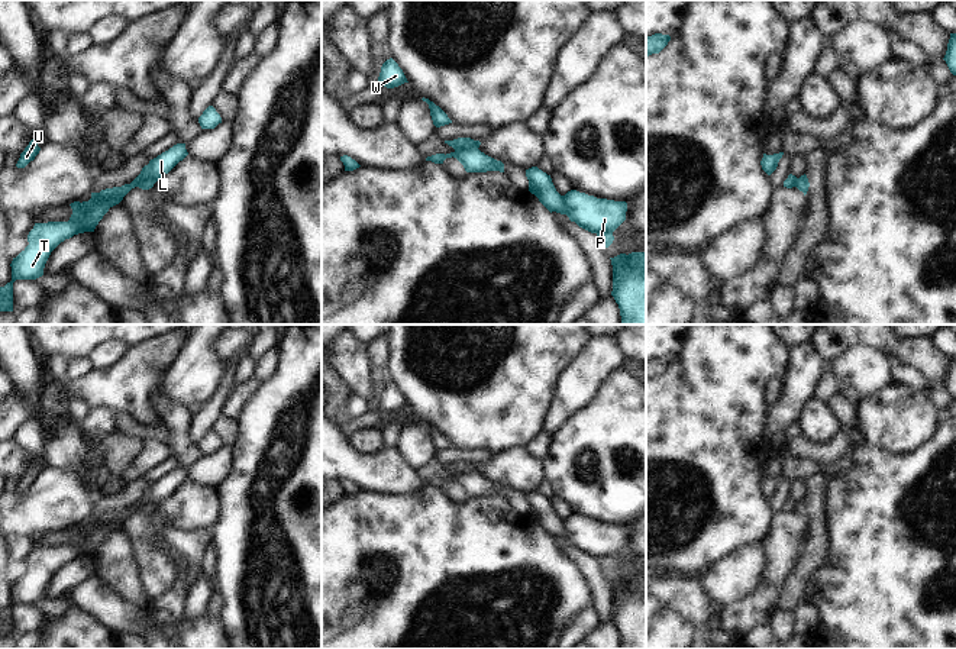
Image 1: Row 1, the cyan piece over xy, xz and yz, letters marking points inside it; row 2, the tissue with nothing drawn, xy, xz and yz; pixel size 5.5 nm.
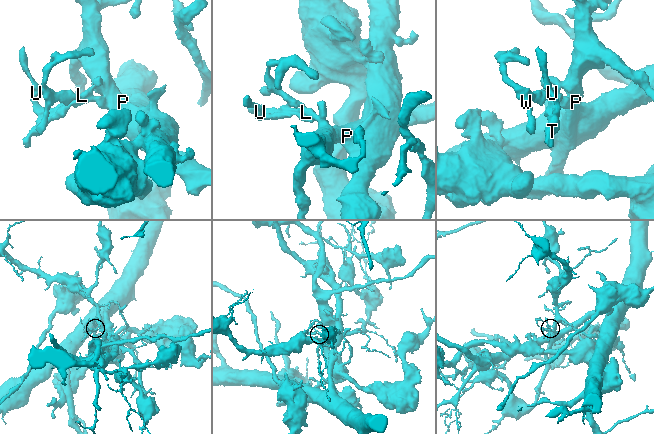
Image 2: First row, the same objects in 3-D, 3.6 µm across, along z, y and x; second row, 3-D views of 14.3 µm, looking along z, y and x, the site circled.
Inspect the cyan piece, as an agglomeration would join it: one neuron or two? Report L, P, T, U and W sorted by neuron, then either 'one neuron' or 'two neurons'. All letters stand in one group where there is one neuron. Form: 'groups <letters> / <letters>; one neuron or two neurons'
groups L P T W / U; two neurons

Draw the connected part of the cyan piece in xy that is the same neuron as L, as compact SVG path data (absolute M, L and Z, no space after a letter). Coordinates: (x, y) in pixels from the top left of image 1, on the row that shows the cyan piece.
M185 143L174 145L168 151L151 159L149 164L142 168L141 174L130 183L130 187L135 188L136 183L143 183L148 178L151 178L154 183L159 181L187 155L188 152L185 149Z

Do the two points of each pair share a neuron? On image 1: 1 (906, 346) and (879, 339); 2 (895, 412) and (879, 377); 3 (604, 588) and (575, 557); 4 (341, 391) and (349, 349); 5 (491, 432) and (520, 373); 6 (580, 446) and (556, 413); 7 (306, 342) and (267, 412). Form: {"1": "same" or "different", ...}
{"1": "same", "2": "different", "3": "same", "4": "different", "5": "same", "6": "different", "7": "same"}

